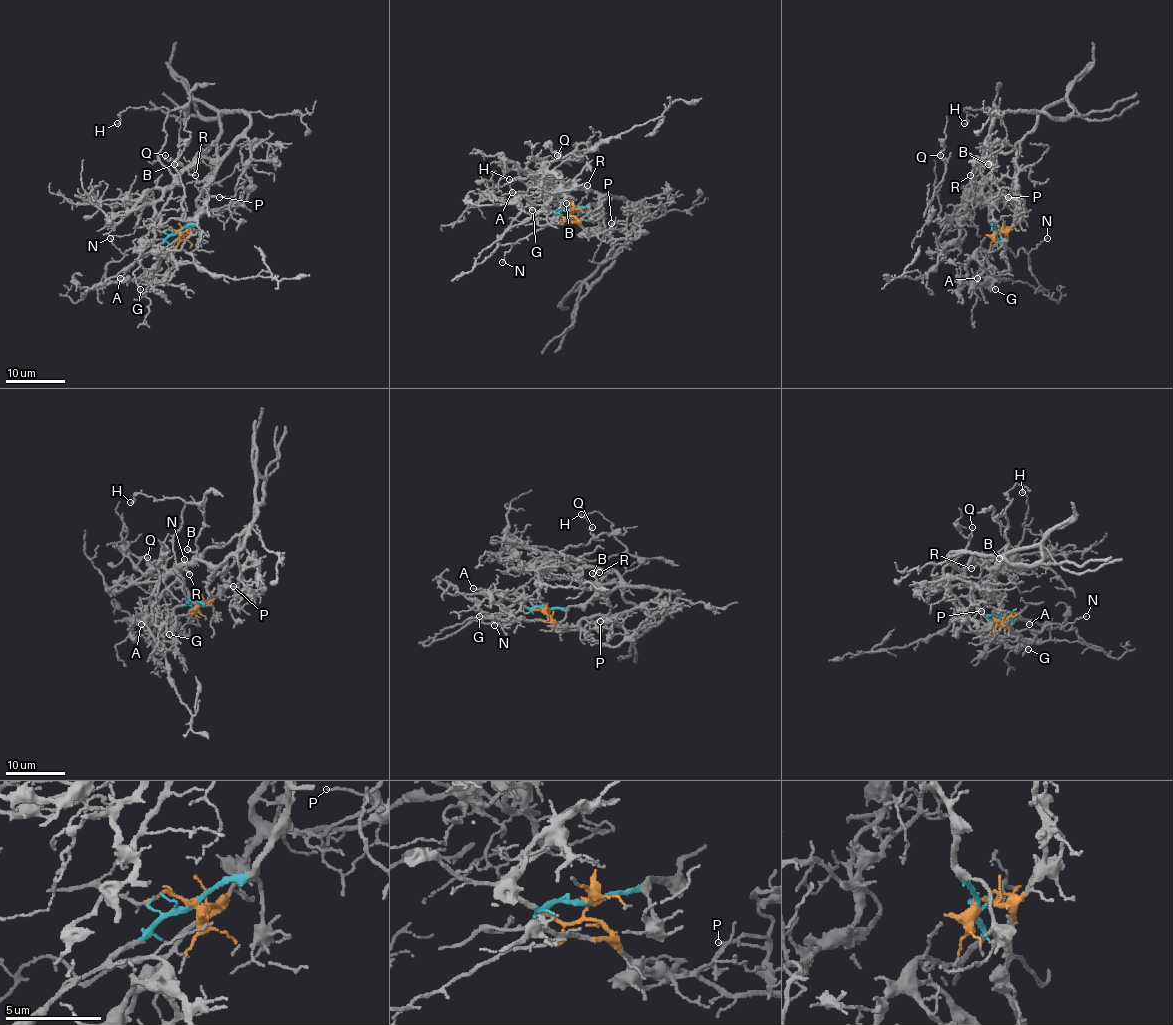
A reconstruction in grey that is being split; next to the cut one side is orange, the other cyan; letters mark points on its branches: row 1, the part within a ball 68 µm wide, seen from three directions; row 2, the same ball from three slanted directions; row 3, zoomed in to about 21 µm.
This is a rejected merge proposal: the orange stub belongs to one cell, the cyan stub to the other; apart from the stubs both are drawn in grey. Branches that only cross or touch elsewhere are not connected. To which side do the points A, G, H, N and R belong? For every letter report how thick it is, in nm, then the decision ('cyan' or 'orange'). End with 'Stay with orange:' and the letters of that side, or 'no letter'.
A: calibre 110 nm; cyan
G: calibre 120 nm; orange
H: calibre 110 nm; cyan
N: calibre 110 nm; orange
R: calibre 120 nm; cyan
Stay with orange: G, N

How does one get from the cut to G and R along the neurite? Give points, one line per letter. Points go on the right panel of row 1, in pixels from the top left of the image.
G: (996, 230), (1007, 233), (1005, 261), (1010, 269), (993, 281), (995, 290)
R: (996, 232), (989, 220), (977, 158), (970, 176)

